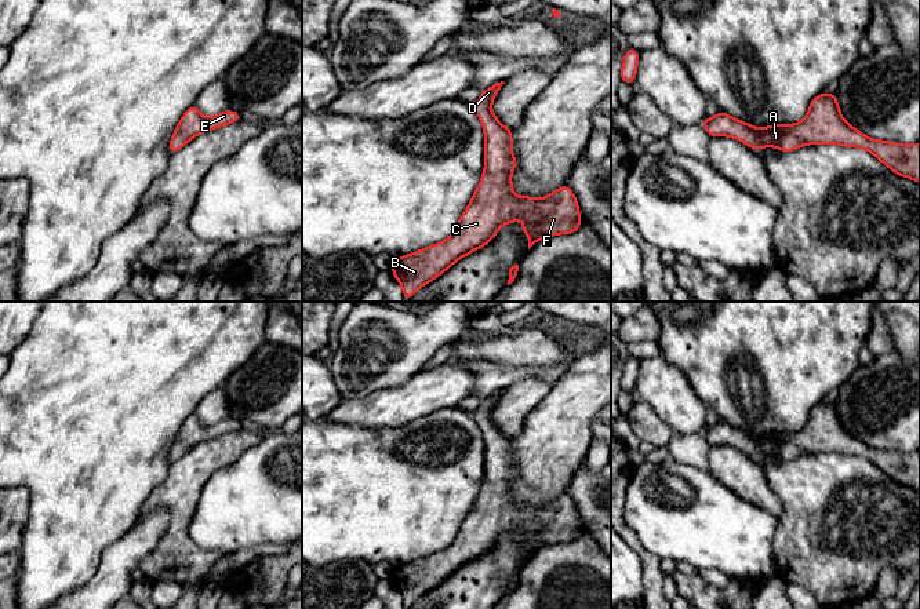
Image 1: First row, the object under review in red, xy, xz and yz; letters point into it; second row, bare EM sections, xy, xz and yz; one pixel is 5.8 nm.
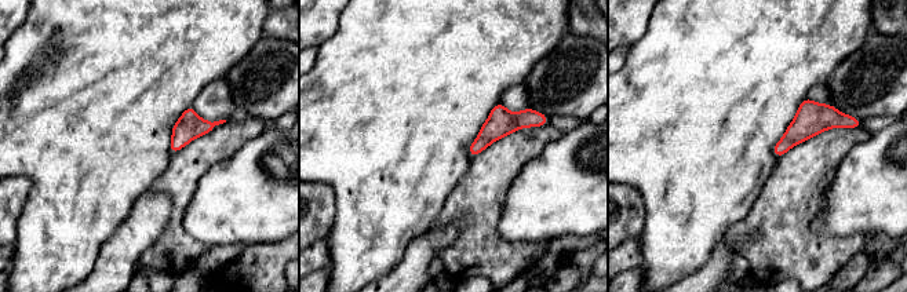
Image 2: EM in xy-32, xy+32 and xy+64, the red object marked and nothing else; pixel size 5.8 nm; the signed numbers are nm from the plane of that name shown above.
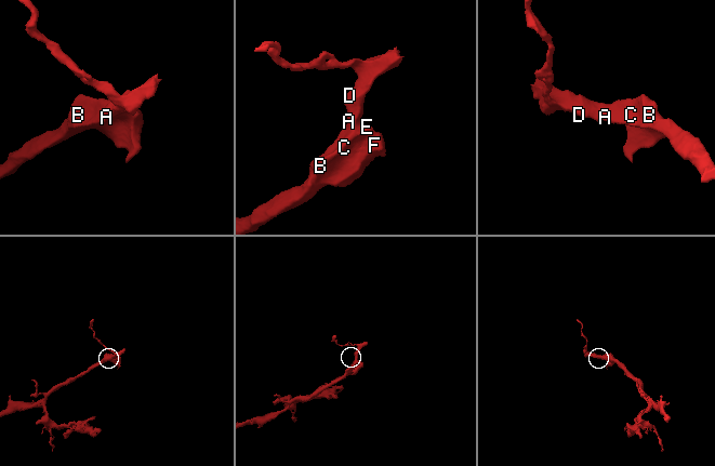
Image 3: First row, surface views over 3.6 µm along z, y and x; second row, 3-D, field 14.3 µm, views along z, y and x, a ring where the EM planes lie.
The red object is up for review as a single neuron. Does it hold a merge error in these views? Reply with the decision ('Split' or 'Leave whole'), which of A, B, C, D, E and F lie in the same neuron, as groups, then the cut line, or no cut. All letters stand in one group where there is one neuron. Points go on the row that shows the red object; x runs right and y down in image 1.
Leave whole. Groups: A B C D E F. No split

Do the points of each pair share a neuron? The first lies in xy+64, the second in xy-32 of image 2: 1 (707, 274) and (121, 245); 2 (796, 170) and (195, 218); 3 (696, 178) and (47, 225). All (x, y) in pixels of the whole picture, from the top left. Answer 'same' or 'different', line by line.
1: same
2: different
3: same

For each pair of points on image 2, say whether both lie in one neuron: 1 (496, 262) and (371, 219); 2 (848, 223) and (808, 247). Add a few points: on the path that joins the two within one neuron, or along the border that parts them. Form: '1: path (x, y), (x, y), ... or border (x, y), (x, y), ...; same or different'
1: border (445, 201), (440, 215), (427, 229); different
2: border (809, 225), (818, 234), (837, 237), (860, 234); different

